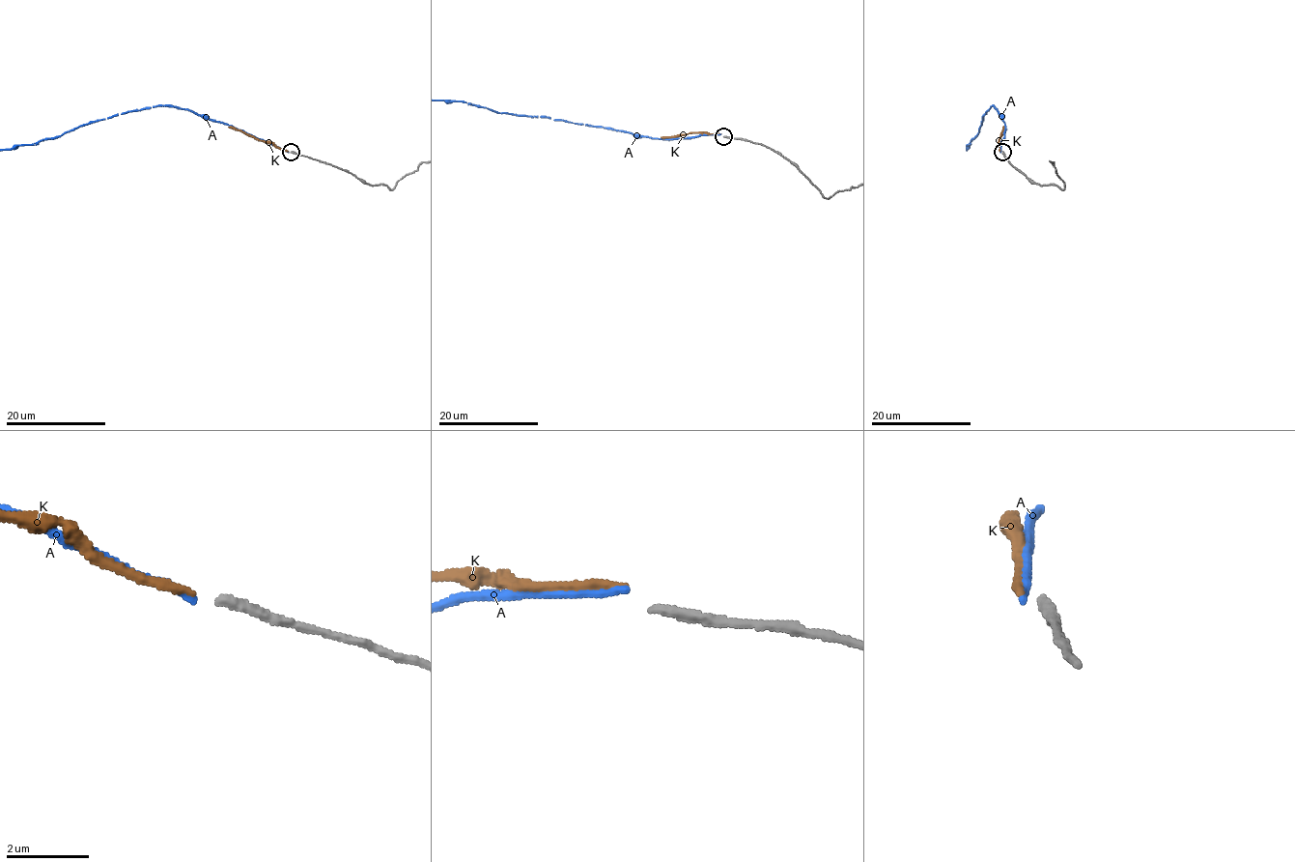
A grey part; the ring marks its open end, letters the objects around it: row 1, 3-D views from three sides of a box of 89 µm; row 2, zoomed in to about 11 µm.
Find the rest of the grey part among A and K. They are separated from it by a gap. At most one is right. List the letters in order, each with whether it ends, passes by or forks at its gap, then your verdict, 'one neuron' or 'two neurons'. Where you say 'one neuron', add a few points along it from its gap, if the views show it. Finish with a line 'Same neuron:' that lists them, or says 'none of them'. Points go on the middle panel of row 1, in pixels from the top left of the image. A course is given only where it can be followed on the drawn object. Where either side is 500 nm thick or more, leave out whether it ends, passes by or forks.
A: it ends | two neurons
K: it ends | two neurons
Same neuron: none of them

